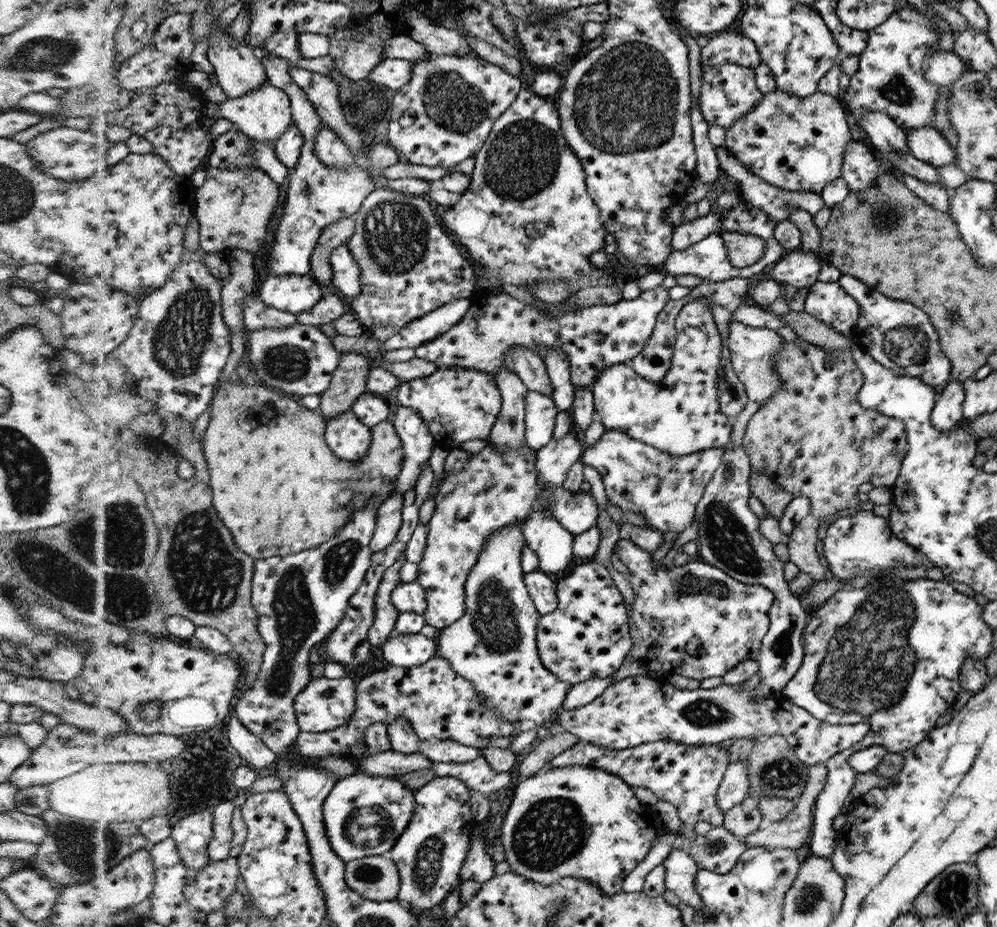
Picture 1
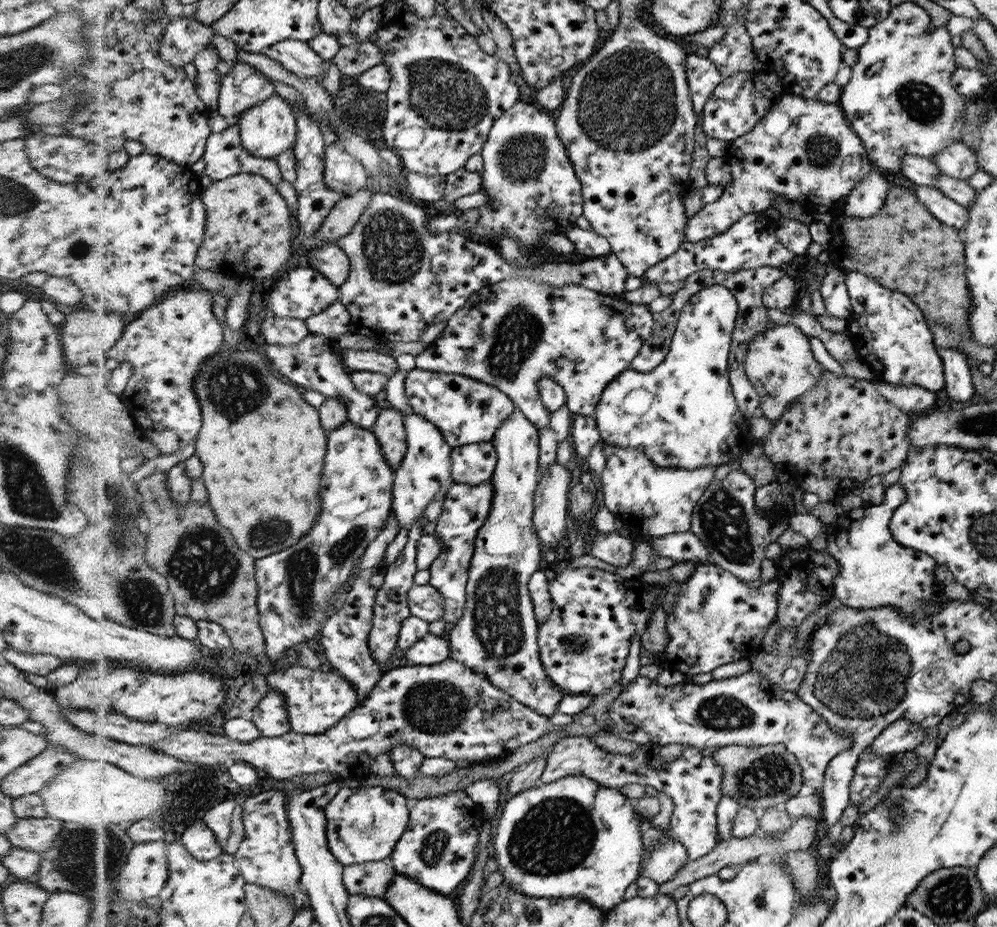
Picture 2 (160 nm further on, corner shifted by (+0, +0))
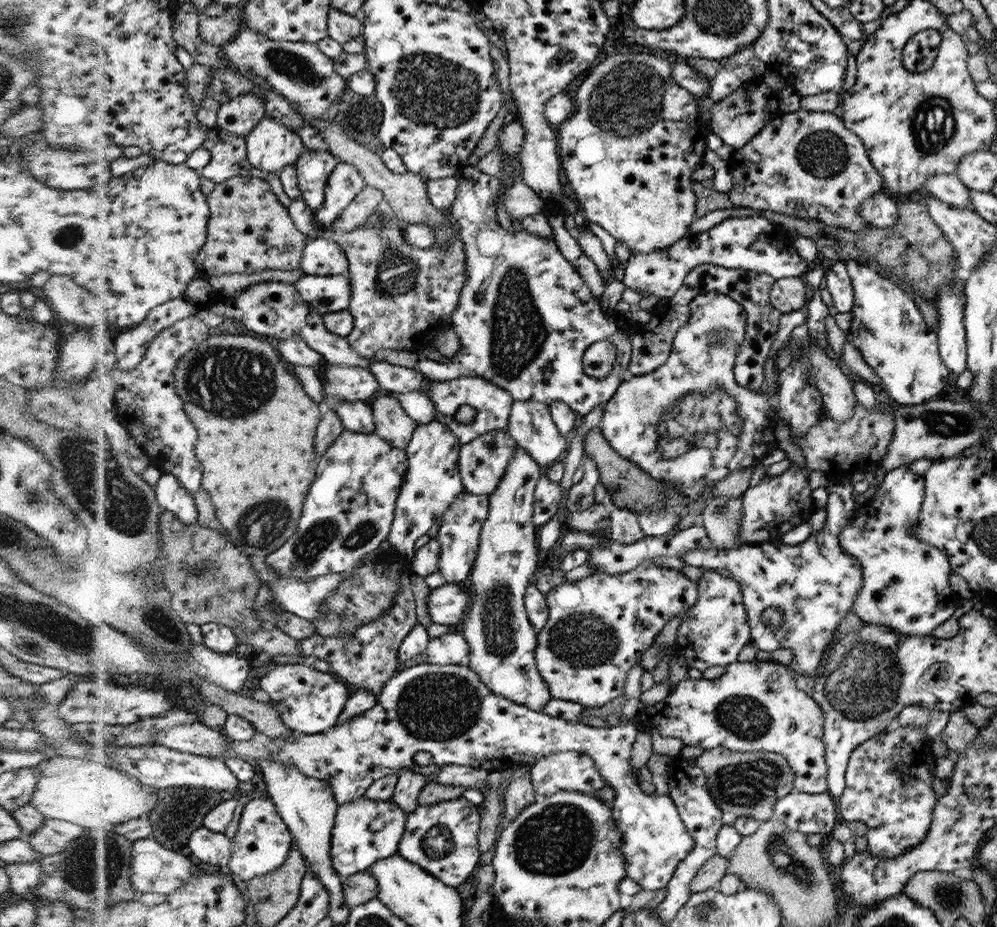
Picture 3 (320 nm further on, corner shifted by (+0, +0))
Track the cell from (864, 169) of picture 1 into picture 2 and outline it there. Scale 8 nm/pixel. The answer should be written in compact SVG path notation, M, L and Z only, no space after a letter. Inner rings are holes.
M873 168L847 196L843 213L851 218L876 216L886 202L889 185L887 176L877 168Z

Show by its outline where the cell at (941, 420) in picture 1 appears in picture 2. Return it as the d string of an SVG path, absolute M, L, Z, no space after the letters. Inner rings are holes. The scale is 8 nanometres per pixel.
M956 349L940 350L940 359L946 368L947 398L955 403L966 403L977 395L966 356Z

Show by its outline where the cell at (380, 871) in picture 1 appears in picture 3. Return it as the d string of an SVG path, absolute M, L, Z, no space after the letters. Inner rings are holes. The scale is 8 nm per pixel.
M366 870L352 875L344 880L344 904L348 908L363 905L365 902L378 898L379 885L375 876L370 875L370 870Z

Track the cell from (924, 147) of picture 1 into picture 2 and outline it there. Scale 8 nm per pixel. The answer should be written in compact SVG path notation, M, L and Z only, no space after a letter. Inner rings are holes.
M955 142L941 150L932 162L938 165L941 174L960 180L971 178L980 171L975 150L964 142Z

